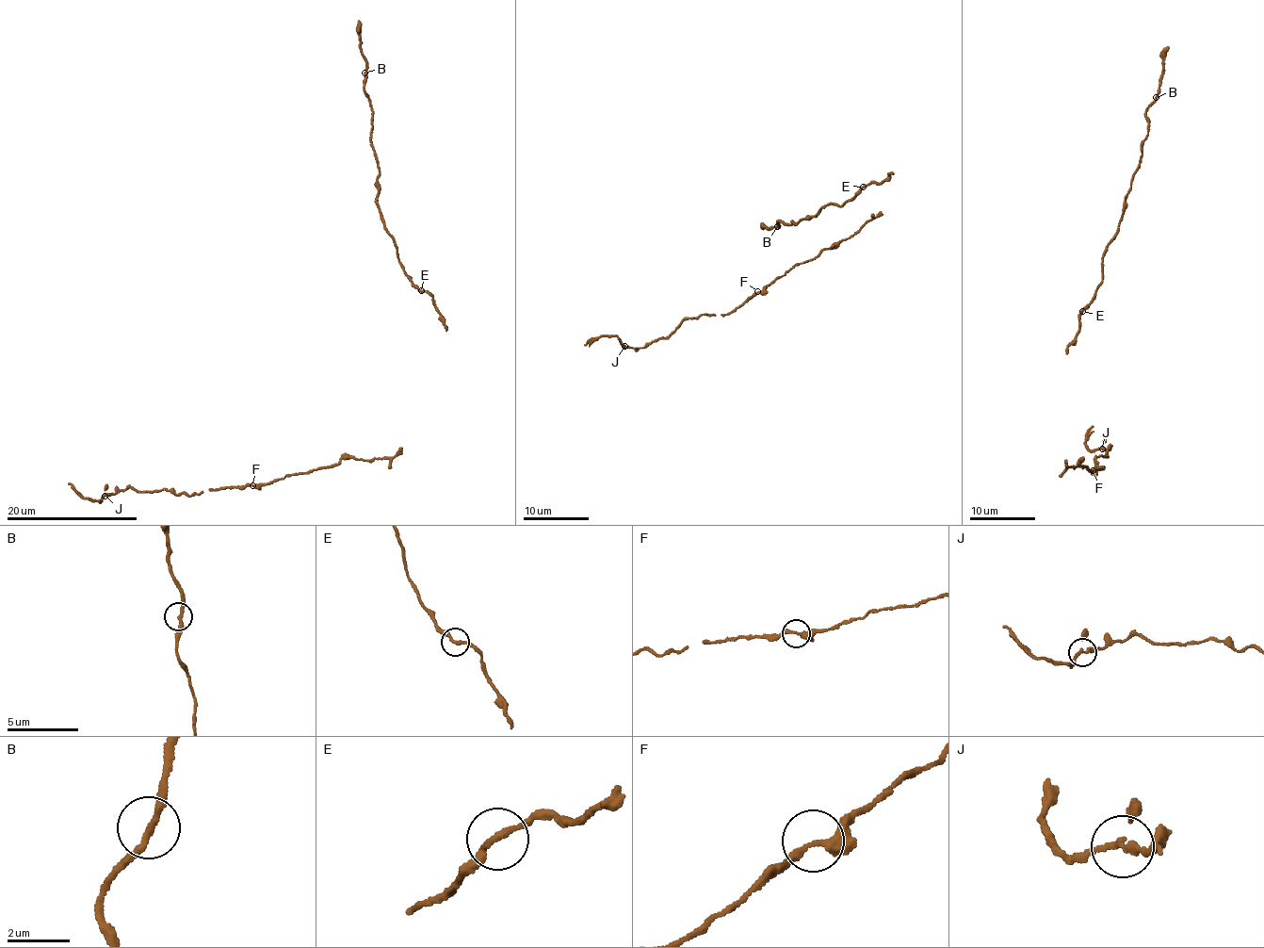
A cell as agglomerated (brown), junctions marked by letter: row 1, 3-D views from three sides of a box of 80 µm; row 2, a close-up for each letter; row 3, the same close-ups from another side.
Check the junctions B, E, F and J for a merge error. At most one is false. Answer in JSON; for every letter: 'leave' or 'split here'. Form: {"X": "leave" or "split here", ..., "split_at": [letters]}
{"B": "leave", "E": "leave", "F": "leave", "J": "leave", "split_at": []}

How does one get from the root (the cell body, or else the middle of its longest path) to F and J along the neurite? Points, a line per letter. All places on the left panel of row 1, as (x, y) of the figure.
F: (402, 448), (387, 459), (344, 458), (336, 464), (320, 469), (287, 474), (266, 484), (251, 485)
J: (402, 448), (387, 459), (344, 458), (266, 484), (188, 496), (125, 488), (105, 496)

